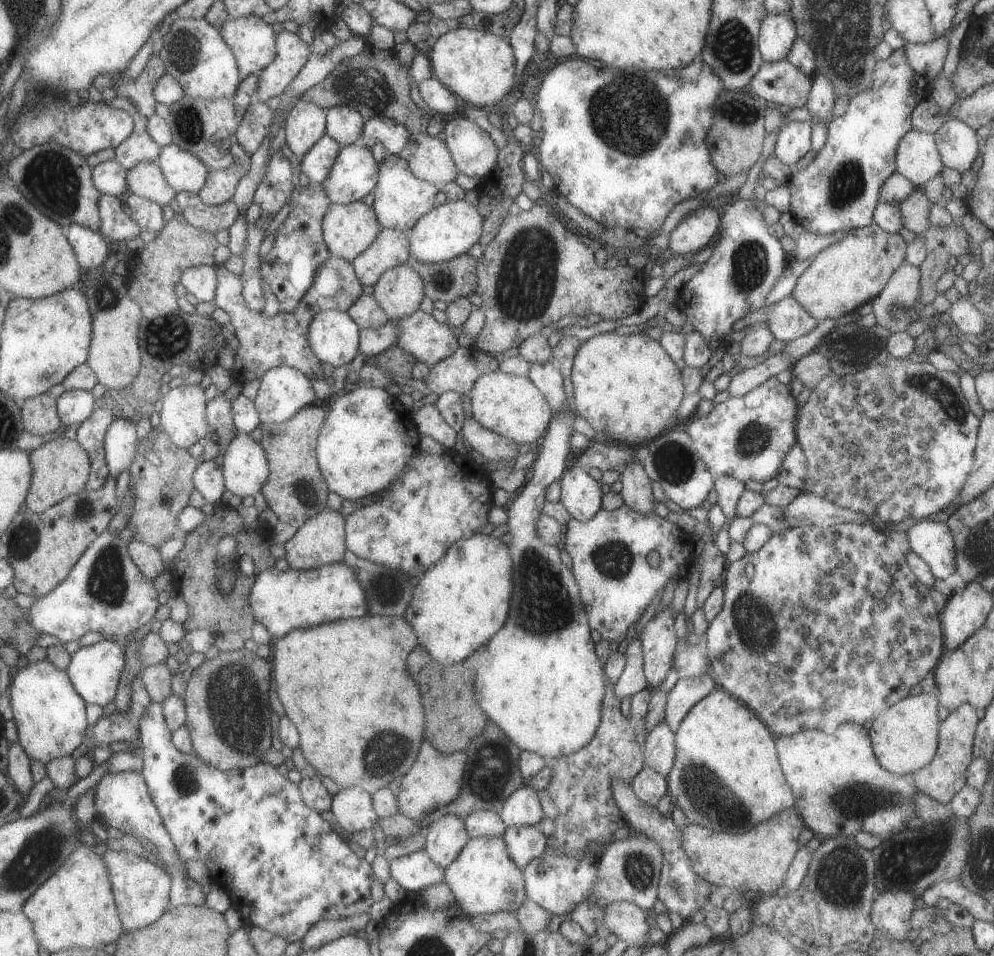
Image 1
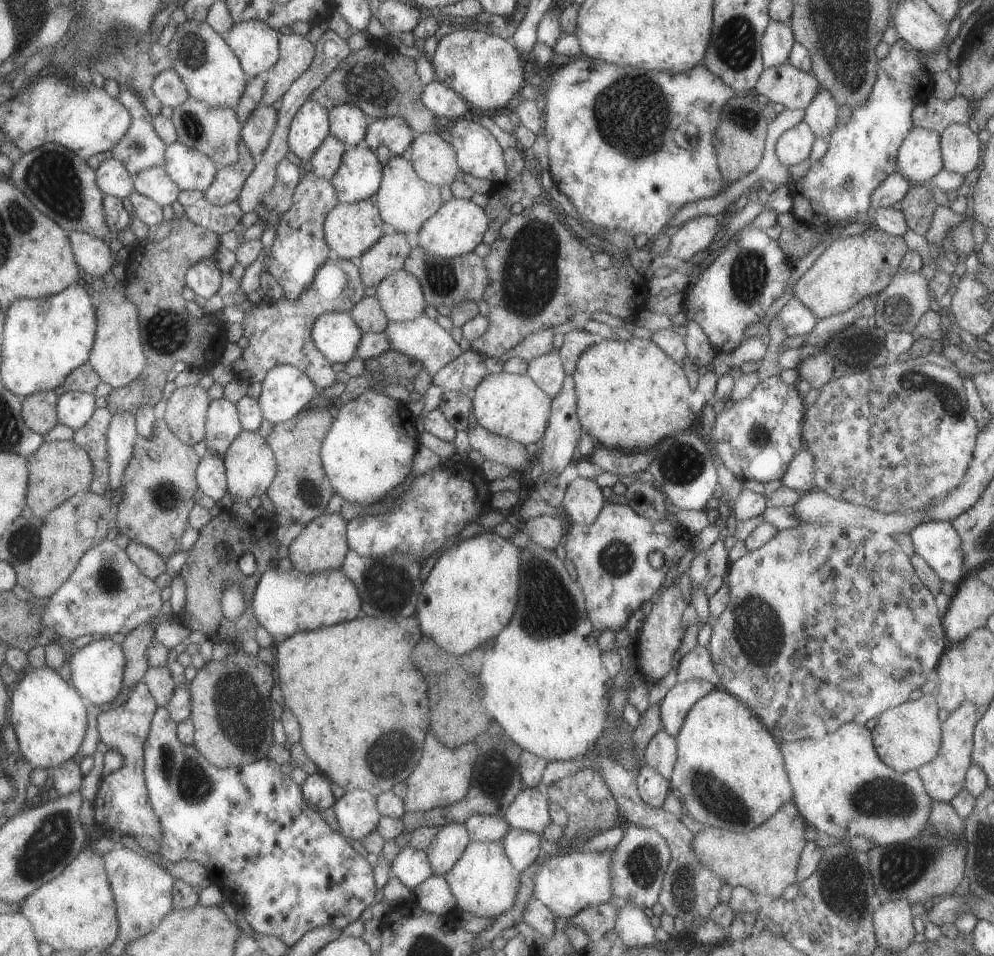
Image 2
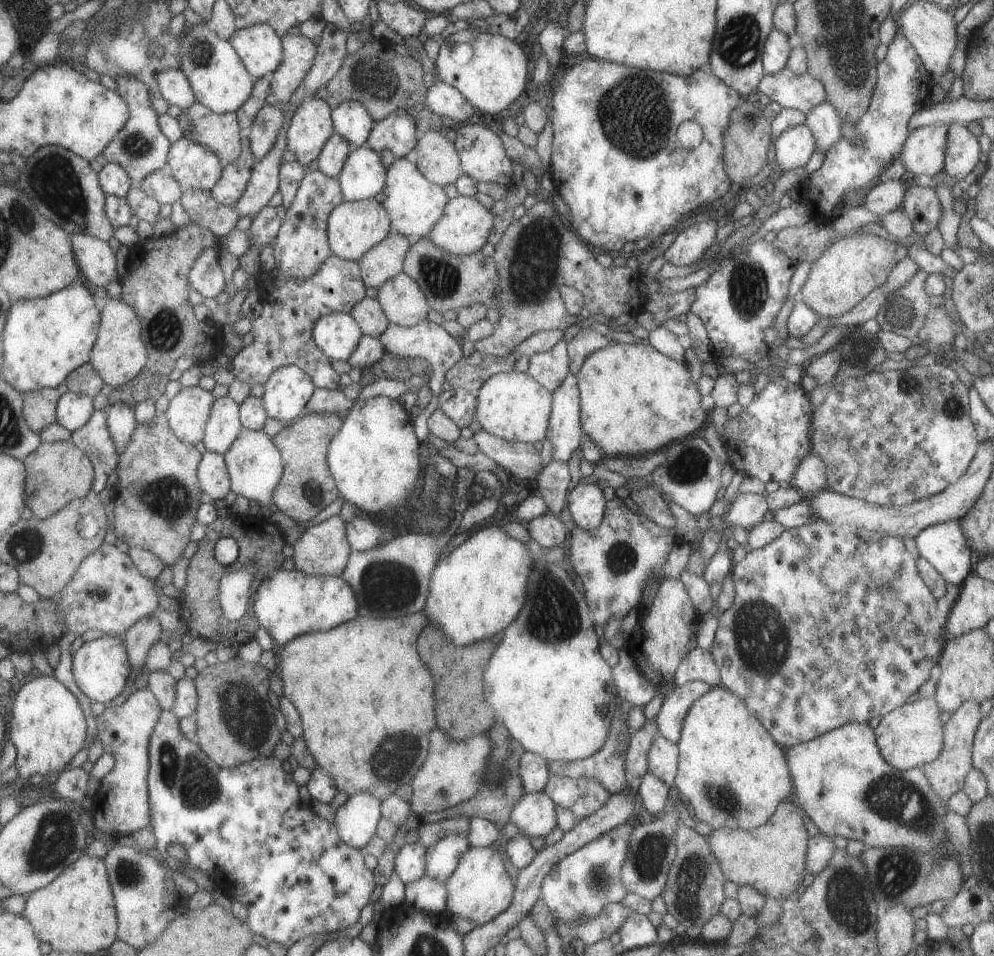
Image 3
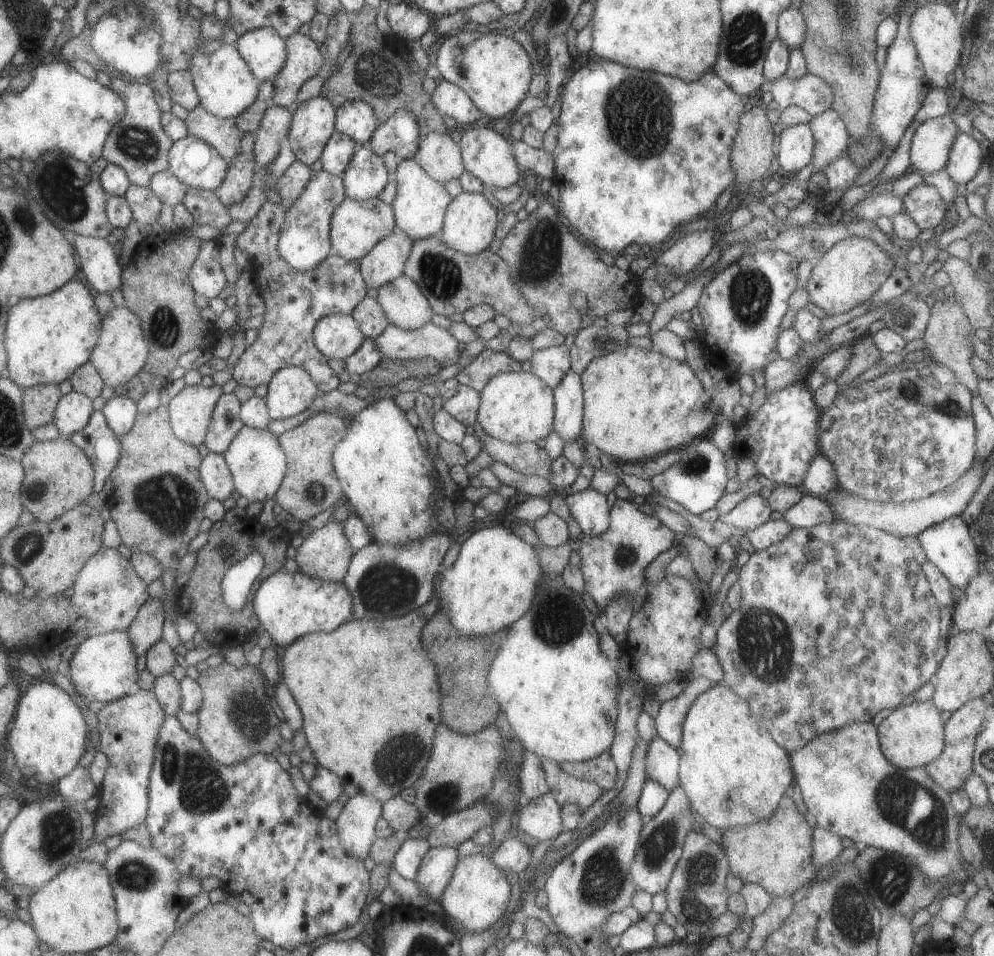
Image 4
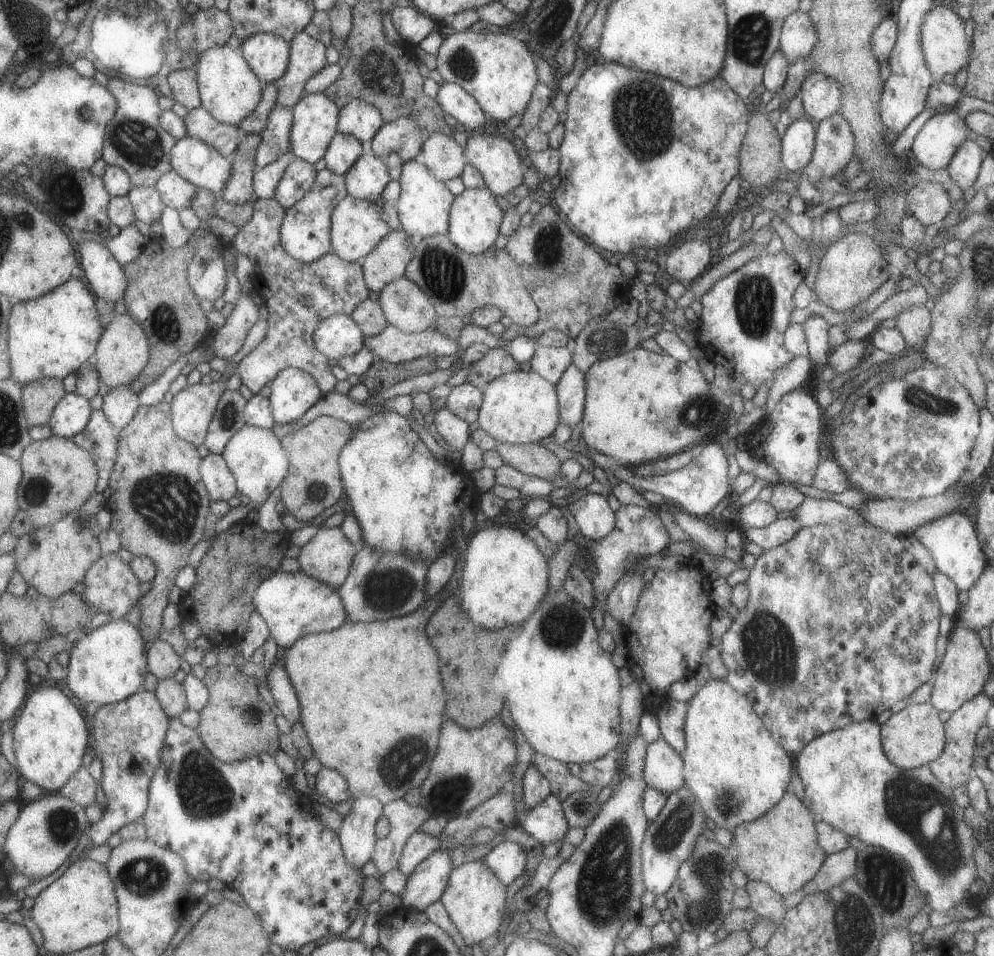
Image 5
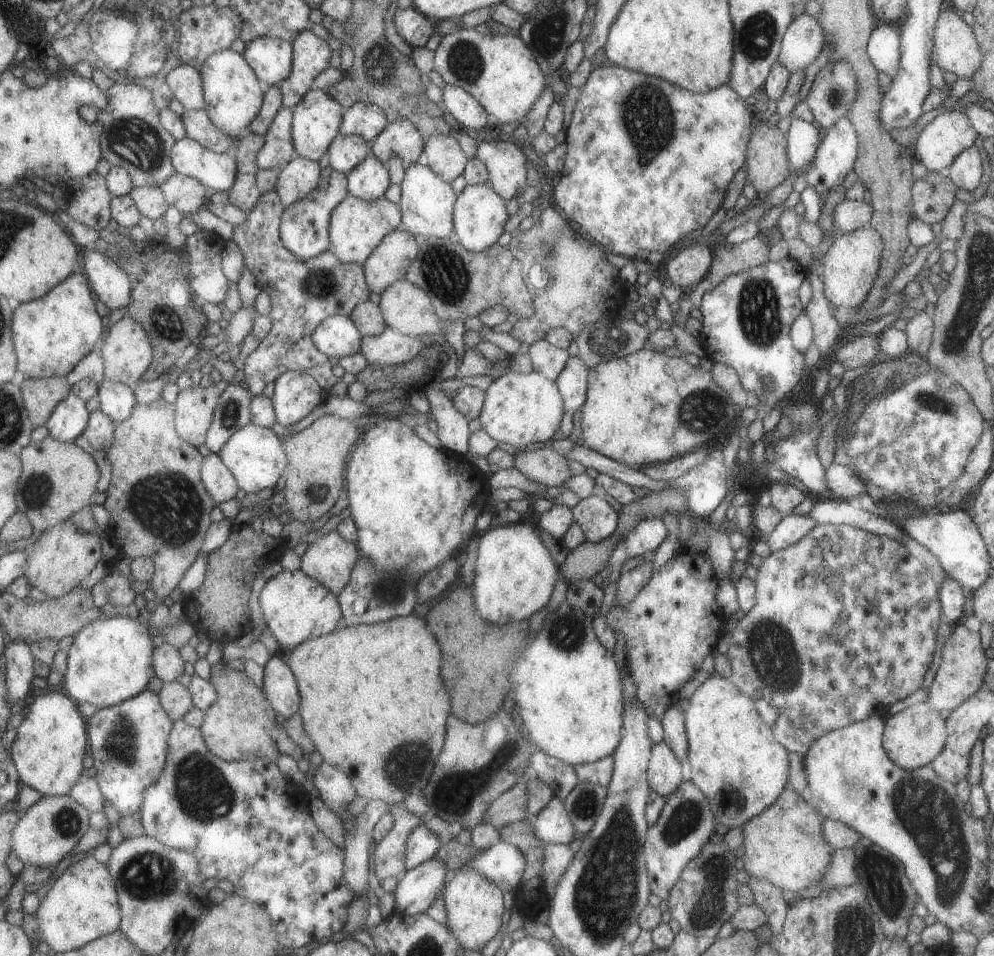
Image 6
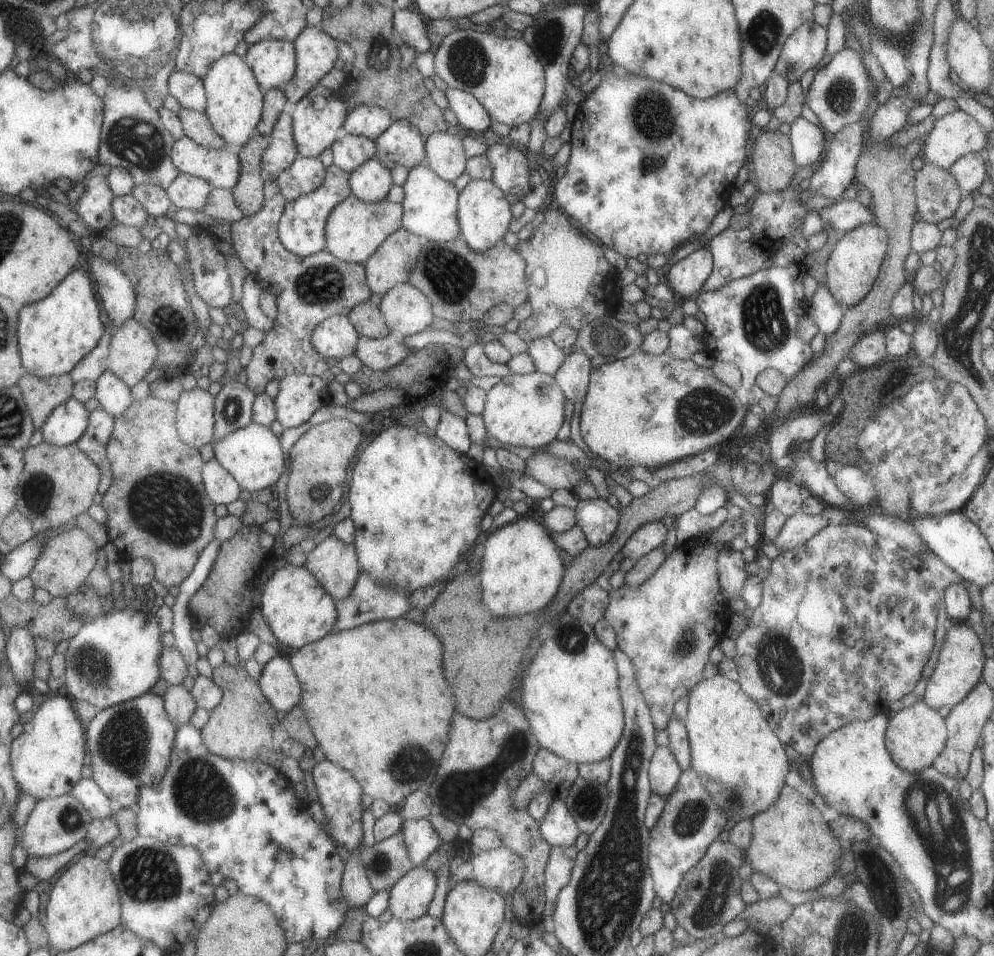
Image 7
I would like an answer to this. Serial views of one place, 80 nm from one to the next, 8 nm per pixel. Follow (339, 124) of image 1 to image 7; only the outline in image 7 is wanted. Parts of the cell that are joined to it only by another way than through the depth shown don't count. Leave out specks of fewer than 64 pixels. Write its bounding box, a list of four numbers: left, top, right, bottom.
[341,105,393,140]

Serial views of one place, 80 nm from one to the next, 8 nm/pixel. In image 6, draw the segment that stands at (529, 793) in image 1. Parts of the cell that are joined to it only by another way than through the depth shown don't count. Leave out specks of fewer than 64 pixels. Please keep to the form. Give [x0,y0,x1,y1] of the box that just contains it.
[531,796,575,845]

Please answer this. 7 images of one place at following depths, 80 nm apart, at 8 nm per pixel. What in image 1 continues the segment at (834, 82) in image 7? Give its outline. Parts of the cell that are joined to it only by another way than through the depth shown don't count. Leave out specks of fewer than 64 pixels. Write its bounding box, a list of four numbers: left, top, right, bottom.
[747,58,812,107]

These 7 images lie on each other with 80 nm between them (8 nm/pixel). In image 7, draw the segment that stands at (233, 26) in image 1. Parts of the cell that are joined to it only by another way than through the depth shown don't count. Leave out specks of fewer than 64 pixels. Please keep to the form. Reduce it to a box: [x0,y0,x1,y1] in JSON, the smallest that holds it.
[245,39,295,91]

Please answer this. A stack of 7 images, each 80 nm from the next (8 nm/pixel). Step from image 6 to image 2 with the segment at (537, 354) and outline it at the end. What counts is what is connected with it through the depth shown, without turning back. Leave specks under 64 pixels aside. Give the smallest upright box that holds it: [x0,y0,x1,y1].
[526,334,566,400]

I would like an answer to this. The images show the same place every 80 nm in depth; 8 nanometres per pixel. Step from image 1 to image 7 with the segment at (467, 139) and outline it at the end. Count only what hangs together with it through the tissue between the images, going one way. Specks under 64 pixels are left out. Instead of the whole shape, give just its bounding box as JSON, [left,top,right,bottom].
[484,143,531,204]

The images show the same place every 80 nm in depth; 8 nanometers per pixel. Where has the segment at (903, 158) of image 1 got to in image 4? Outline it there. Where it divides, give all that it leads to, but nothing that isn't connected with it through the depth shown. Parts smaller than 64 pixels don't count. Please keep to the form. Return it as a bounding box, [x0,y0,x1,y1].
[908,114,959,174]

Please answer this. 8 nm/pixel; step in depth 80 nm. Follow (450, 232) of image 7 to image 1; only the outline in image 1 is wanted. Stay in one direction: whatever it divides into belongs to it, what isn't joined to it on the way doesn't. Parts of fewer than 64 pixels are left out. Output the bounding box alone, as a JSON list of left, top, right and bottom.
[372,153,439,232]

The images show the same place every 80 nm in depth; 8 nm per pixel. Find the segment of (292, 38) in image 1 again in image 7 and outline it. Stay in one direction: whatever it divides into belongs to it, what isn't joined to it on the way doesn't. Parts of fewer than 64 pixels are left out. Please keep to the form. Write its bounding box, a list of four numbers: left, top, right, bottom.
[282,26,337,104]

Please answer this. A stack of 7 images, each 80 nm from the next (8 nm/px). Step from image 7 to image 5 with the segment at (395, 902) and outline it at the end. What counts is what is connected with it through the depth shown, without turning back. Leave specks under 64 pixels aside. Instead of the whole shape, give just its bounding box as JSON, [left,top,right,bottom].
[400,849,453,913]

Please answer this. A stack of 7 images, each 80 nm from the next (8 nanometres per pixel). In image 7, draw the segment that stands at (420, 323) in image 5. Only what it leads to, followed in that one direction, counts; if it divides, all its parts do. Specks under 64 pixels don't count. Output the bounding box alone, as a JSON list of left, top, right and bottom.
[381,283,434,337]

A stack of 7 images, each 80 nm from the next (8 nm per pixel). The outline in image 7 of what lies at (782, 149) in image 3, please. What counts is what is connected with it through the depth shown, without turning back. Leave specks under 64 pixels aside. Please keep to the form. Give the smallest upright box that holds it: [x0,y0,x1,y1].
[788,116,826,168]

